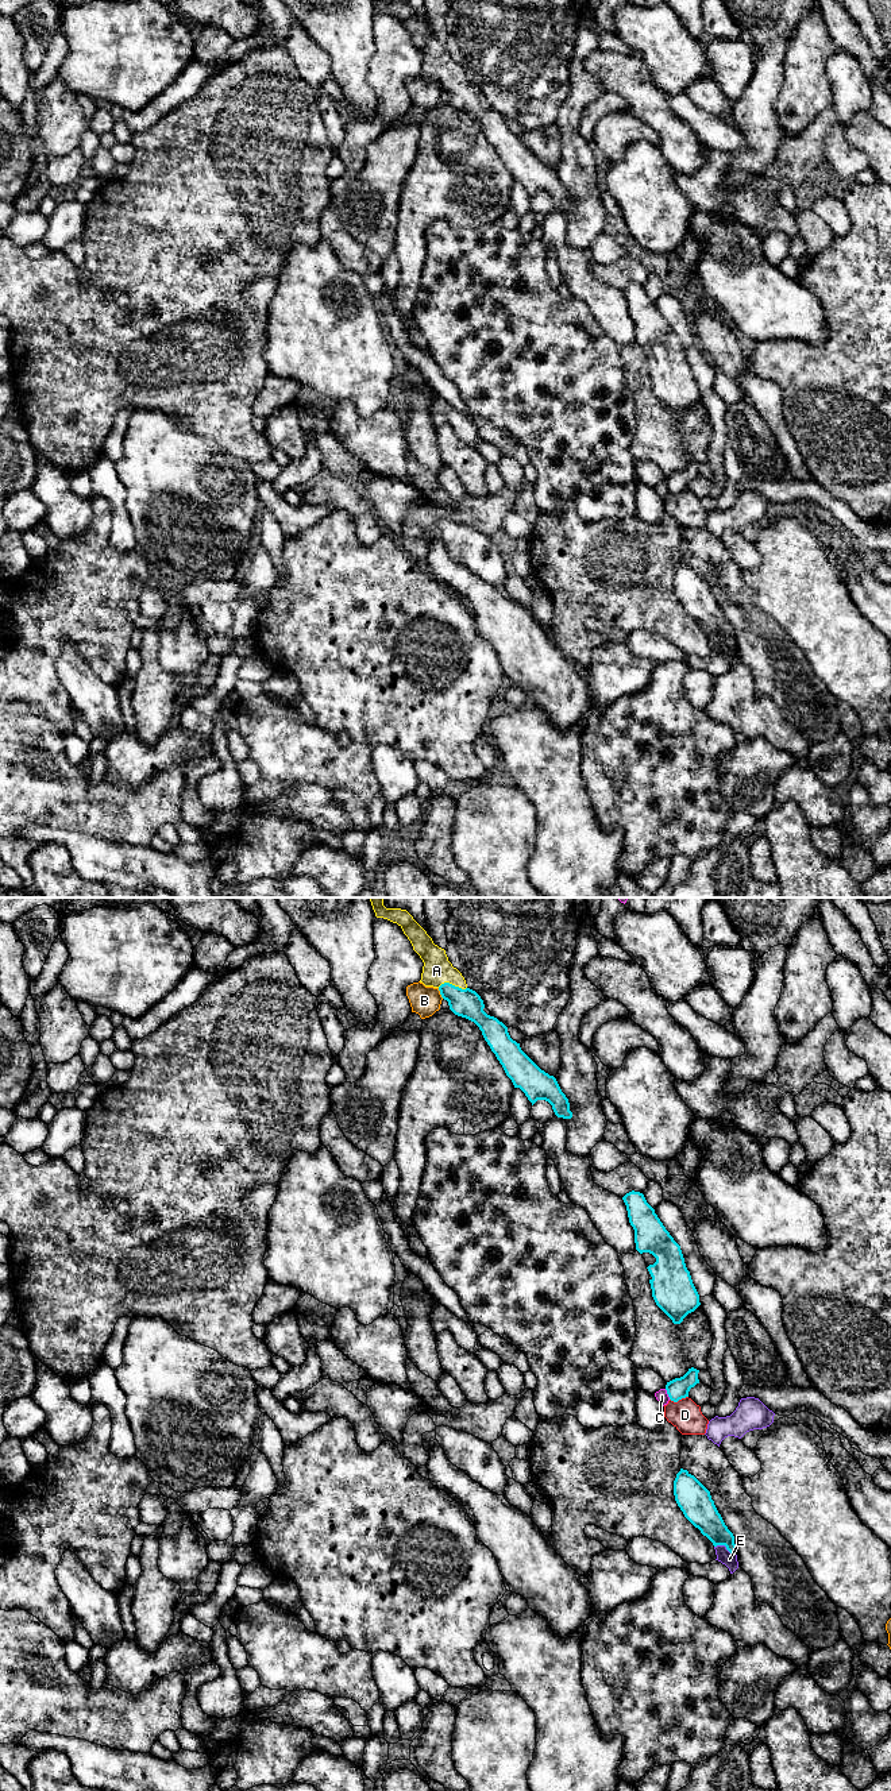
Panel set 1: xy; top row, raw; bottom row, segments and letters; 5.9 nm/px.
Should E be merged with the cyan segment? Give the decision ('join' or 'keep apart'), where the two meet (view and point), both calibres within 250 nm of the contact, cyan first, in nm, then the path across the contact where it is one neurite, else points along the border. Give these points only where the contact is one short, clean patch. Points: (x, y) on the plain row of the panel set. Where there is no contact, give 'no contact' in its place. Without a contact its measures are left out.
keep apart | xy (725, 639) | 180/80 nm

